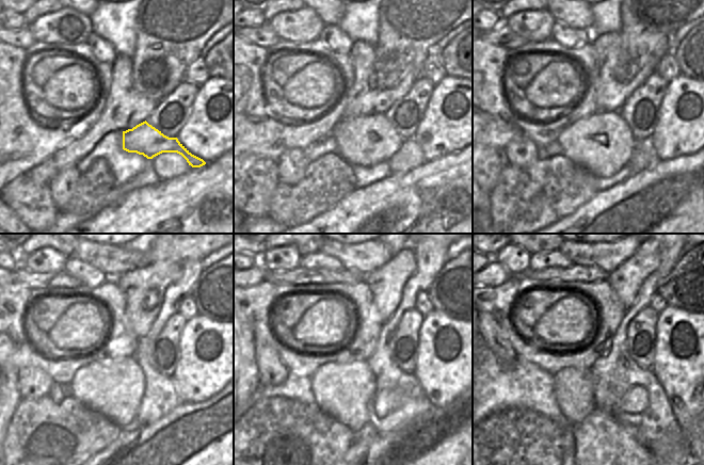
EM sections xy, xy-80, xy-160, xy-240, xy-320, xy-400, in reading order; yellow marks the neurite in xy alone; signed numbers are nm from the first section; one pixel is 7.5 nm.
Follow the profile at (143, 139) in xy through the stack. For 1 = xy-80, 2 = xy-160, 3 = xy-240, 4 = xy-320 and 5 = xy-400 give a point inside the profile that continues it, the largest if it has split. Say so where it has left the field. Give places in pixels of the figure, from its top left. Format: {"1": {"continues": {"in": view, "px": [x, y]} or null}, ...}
{"1": {"continues": {"in": "xy-80", "px": [366, 141]}}, "2": {"continues": {"in": "xy-160", "px": [603, 143]}}, "3": {"continues": {"in": "xy-240", "px": [114, 387]}}, "4": {"continues": {"in": "xy-320", "px": [345, 391]}}, "5": {"continues": {"in": "xy-400", "px": [574, 391]}}}

